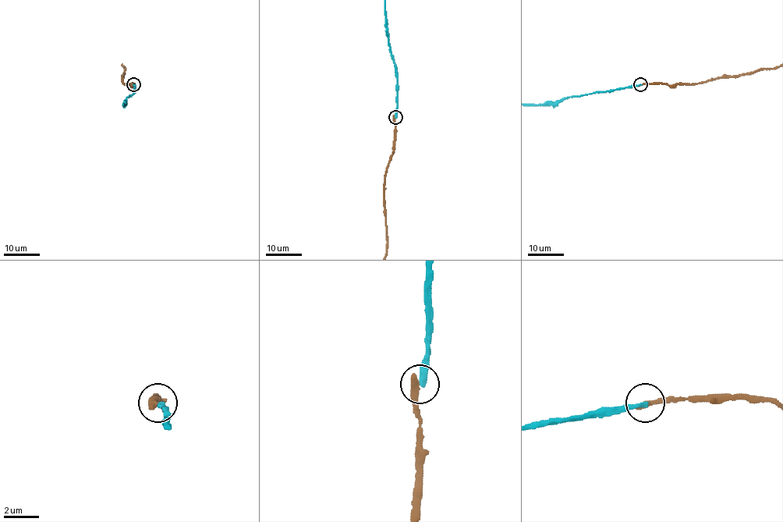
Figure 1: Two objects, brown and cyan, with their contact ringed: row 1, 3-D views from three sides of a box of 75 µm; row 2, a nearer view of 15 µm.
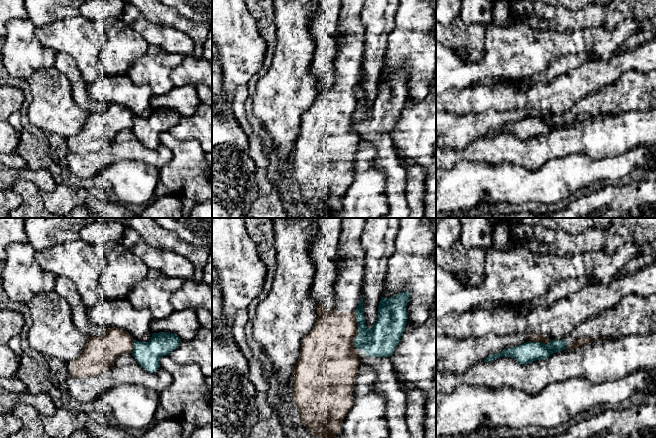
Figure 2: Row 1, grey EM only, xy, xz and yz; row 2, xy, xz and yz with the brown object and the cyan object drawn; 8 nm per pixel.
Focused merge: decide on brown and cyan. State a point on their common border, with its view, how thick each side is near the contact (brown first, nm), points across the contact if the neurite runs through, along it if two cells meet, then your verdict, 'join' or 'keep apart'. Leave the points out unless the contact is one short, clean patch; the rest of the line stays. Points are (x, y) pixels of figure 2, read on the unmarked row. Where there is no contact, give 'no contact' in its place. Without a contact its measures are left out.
meets brown in xz at (356, 107); 400 nm thick on the brown side, 260 nm on the other; border along xz (354, 88), (357, 101), (354, 122), (357, 125); keep apart

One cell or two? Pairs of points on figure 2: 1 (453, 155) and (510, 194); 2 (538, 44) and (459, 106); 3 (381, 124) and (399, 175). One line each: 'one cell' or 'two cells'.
1: two cells
2: two cells
3: one cell

